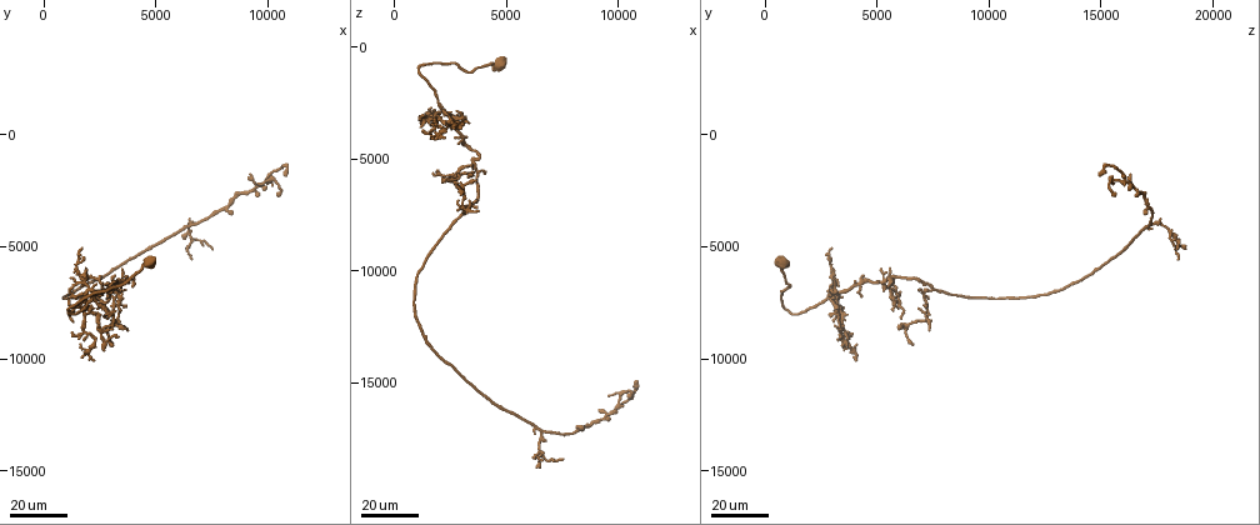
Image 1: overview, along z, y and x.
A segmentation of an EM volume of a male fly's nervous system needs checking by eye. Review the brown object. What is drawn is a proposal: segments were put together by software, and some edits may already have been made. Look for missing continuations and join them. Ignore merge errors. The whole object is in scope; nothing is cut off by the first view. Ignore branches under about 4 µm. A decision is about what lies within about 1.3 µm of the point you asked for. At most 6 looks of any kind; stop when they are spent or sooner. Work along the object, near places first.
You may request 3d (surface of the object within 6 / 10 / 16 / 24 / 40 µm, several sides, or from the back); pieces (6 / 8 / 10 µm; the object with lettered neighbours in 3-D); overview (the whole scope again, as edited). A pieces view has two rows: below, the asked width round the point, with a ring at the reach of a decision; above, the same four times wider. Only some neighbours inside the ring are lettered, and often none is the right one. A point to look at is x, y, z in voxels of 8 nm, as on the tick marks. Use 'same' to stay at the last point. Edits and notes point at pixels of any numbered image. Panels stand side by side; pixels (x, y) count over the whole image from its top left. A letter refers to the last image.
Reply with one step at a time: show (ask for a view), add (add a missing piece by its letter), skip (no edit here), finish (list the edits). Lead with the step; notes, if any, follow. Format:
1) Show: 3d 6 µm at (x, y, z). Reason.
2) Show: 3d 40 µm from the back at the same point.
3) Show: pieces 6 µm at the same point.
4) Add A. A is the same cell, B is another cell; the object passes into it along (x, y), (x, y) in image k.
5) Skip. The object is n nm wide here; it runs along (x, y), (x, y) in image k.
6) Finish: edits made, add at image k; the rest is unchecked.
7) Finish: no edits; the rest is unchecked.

Show: 3d 16 µm at (2500, 8000, 3700). An open end.

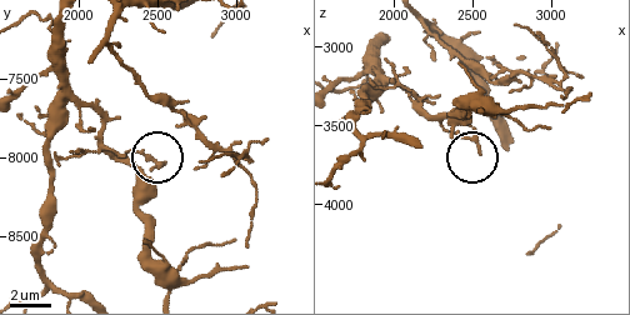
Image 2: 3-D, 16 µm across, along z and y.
Show: 3d 10 µm at (2560, 8040, 3680).

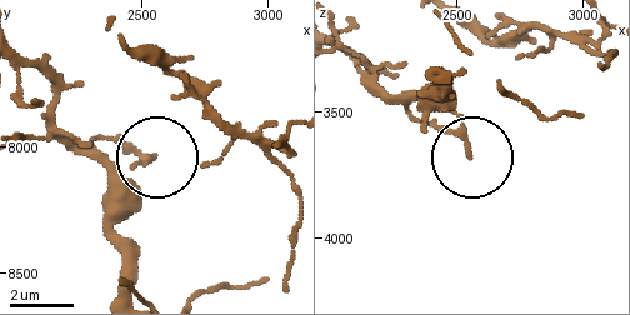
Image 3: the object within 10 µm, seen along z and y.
Show: pieces 10 µm at (2540, 8030, 3660). See the neighbours.

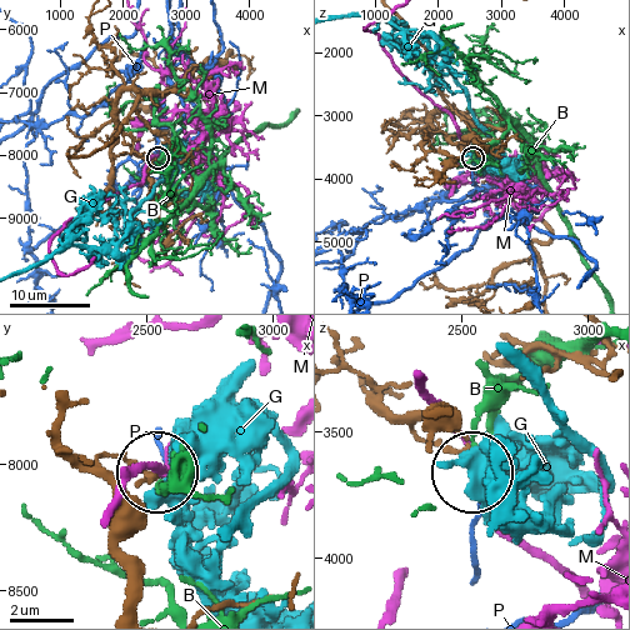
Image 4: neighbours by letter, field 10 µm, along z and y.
Skip. B, G, M and P are other cells; no lettered piece goes on from it.

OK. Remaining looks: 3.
Show: 3d 16 µm at (3200, 9400, 3500). Tapers out.

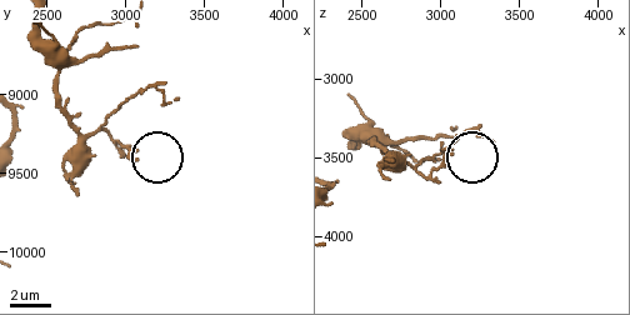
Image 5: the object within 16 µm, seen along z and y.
Show: pieces 10 µm at (3040, 9400, 3460).

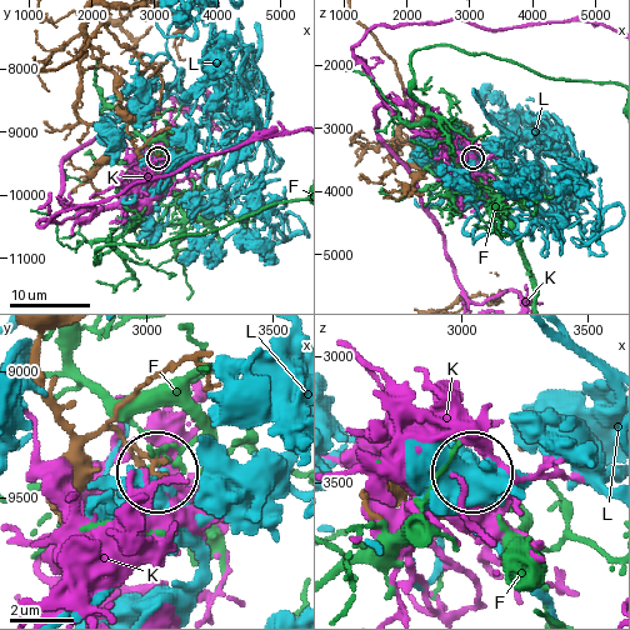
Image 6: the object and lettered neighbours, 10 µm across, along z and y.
Skip. F, K and L are other cells; none of them fits.

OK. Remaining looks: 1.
Finish: no edits; the rest is unchecked.

